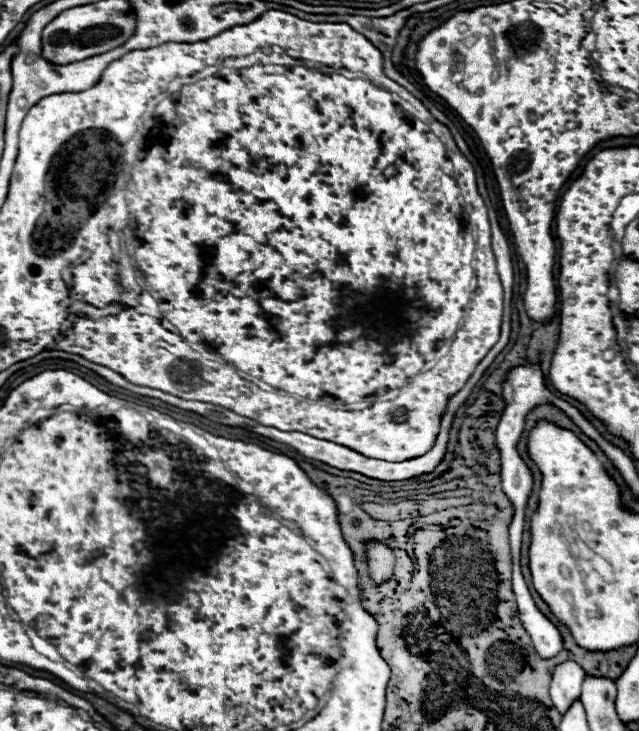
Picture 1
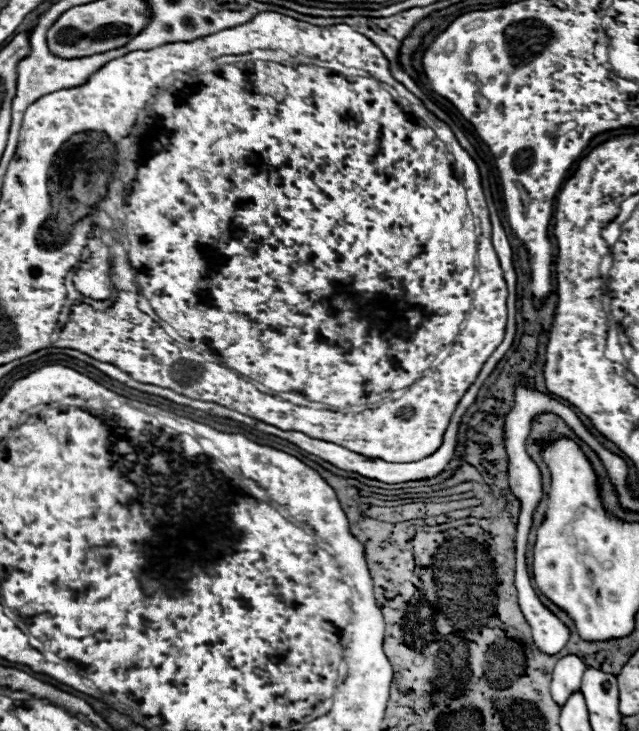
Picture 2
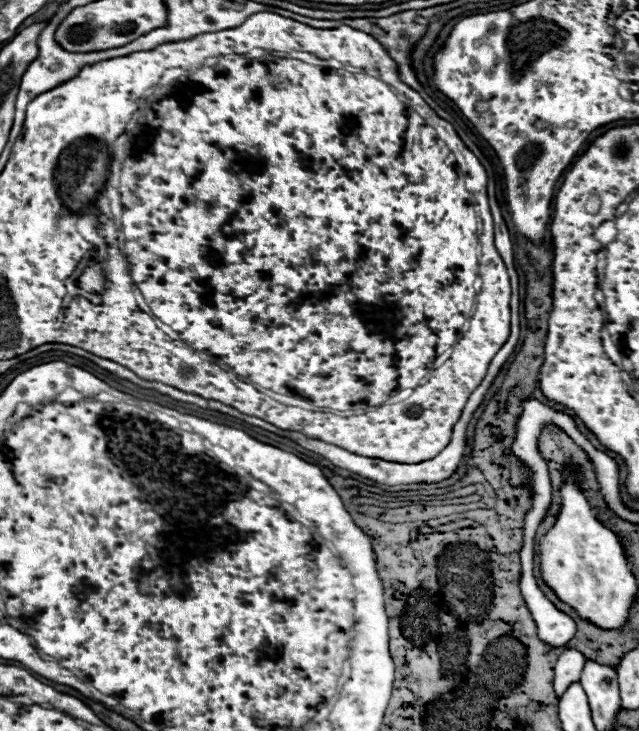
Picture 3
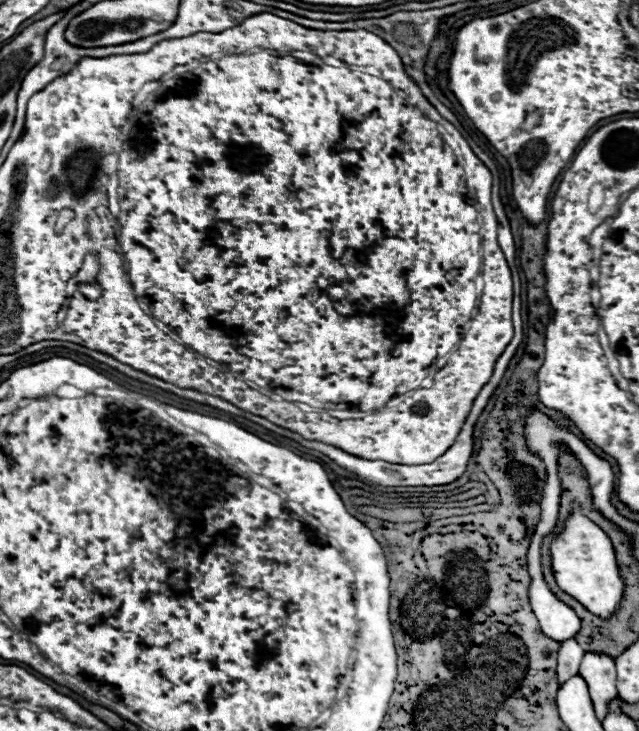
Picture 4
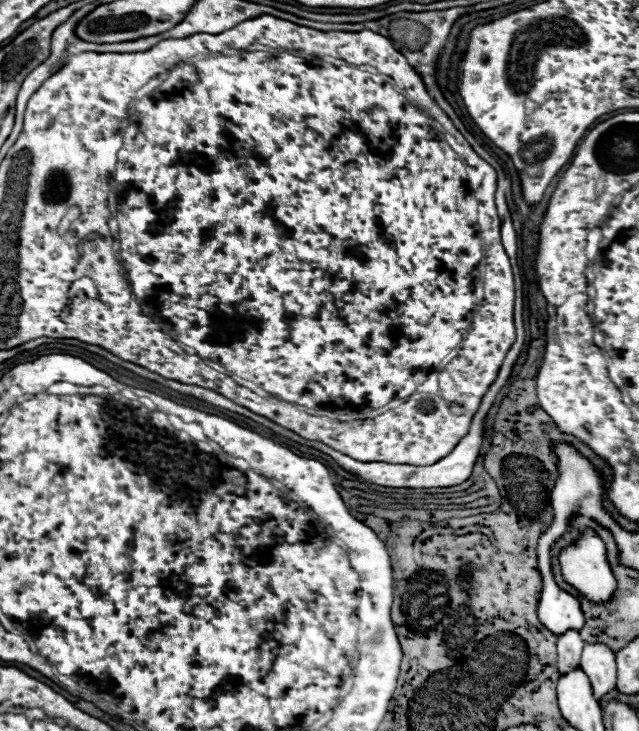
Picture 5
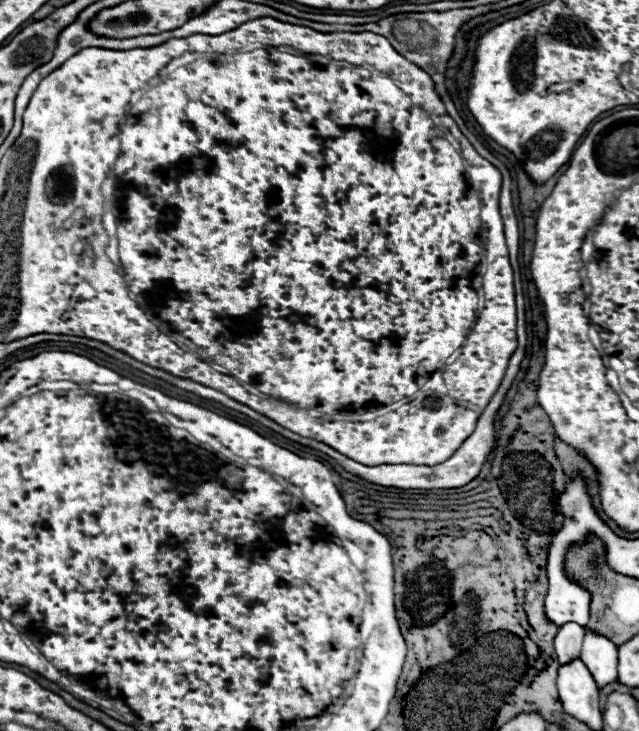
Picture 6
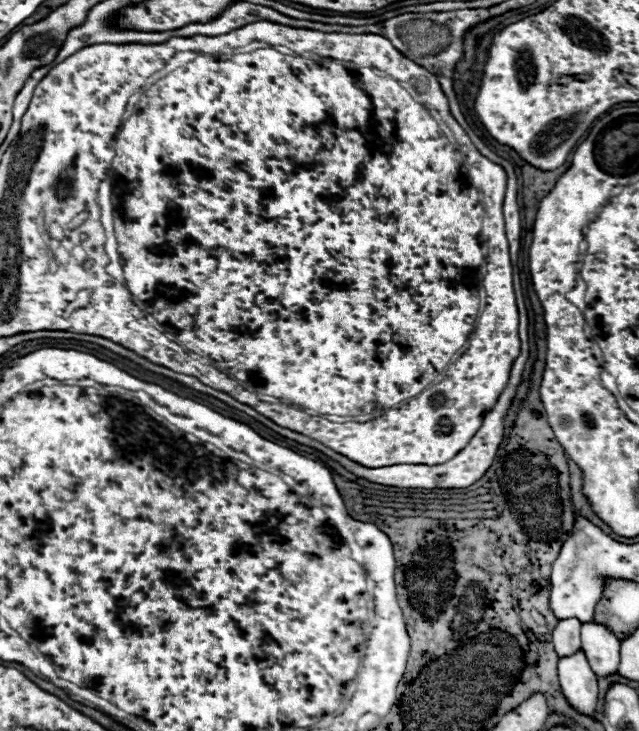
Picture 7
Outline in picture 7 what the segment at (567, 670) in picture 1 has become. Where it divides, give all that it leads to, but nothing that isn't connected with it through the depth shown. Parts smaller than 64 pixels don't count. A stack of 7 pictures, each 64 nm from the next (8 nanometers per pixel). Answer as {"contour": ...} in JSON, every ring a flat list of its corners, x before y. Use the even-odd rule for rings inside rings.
{"contour":[[578,618,558,620,554,628,552,644,558,656,568,656,574,650,578,650,580,648,580,620]]}

